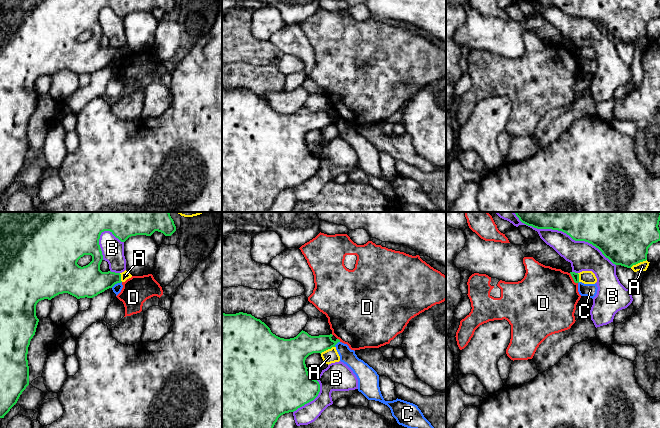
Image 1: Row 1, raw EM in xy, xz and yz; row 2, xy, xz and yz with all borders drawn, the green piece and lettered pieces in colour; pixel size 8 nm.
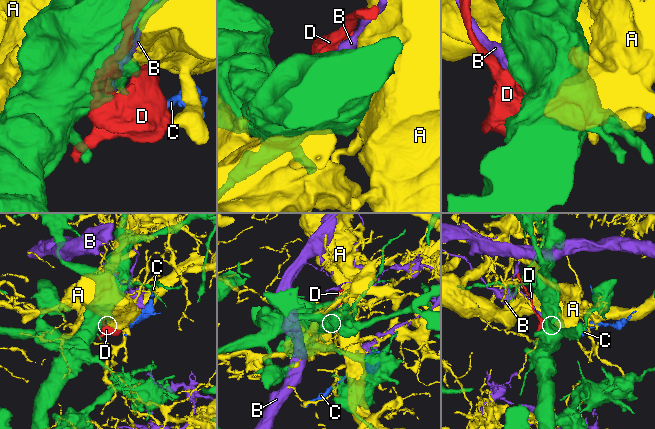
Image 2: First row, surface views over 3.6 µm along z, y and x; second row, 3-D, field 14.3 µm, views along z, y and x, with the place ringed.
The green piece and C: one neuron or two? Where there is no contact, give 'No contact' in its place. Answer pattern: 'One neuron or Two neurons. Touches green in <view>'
Two neurons. Touches green in xy

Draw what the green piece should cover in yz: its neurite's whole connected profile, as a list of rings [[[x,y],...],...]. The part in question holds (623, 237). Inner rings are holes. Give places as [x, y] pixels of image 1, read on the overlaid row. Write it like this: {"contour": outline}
{"contour": [[[514,212],[519,220],[537,229],[552,229],[566,233],[575,241],[585,241],[596,248],[613,264],[631,268],[647,260],[648,248],[660,241],[660,212]]]}

